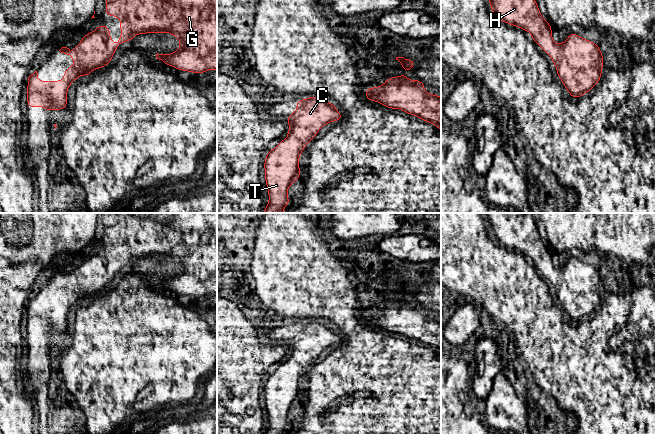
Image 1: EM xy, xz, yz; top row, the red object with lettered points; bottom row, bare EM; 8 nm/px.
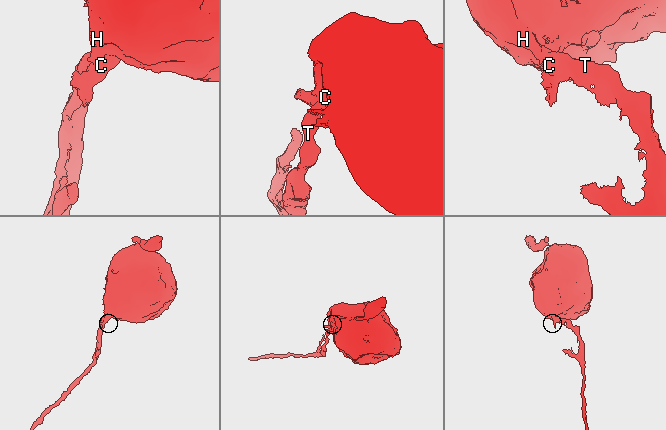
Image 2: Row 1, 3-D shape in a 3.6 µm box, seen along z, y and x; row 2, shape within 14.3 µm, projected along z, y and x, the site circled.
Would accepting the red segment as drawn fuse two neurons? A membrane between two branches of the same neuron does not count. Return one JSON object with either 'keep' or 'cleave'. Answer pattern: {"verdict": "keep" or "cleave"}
{"verdict": "keep"}

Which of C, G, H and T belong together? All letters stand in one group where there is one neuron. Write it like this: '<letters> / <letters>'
C G H T

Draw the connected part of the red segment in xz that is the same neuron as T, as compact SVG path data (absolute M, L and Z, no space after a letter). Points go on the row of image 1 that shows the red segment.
M316 96L302 100L296 99L297 109L286 117L289 123L288 136L281 140L274 149L268 151L265 161L265 183L268 189L269 202L263 213L283 213L284 208L291 202L287 196L287 191L291 184L300 178L299 156L305 149L305 146L314 140L320 129L330 122L341 121L344 116L337 111L335 104L324 102Z

